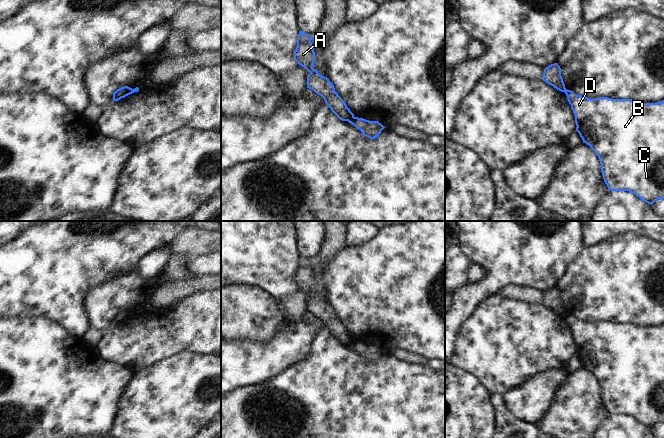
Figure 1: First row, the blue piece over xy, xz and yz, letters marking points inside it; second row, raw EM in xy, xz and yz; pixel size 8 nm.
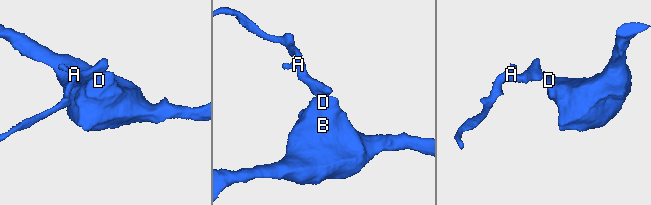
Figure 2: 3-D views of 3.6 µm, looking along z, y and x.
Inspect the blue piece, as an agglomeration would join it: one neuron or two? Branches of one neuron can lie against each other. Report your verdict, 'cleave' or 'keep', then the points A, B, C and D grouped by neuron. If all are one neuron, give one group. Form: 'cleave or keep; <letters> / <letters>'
cleave; A / B C D

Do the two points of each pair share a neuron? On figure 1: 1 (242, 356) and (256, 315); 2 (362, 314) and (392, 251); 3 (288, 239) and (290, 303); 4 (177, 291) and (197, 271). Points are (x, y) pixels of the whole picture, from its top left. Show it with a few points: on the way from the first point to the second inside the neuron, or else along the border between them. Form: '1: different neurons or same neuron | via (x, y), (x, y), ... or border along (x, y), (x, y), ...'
1: different neurons | border along (231, 337), (271, 338)
2: same neuron | via (378, 298), (392, 284), (392, 267)
3: different neurons | border along (299, 289), (292, 294), (277, 299)
4: different neurons | border along (210, 274), (194, 277)

